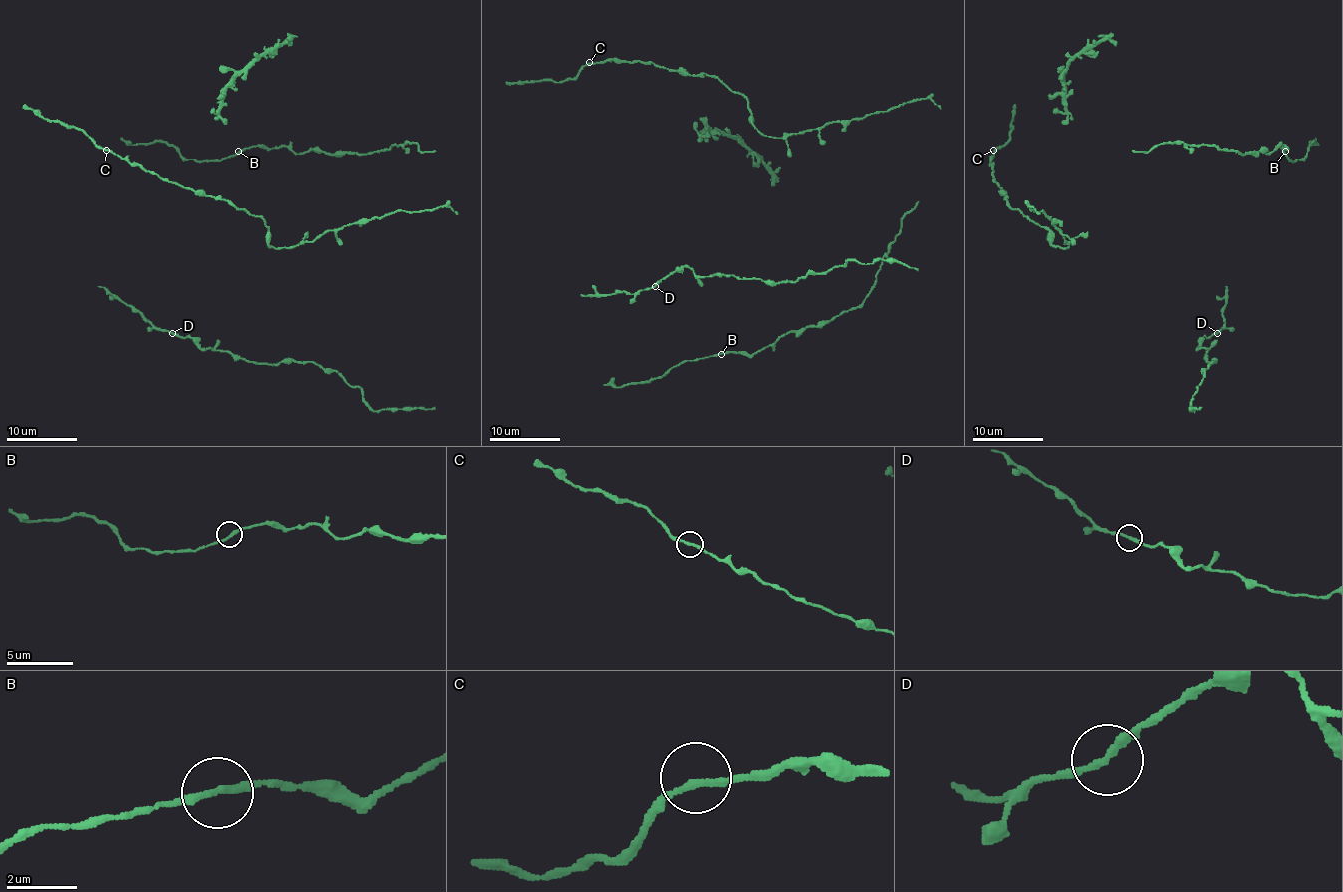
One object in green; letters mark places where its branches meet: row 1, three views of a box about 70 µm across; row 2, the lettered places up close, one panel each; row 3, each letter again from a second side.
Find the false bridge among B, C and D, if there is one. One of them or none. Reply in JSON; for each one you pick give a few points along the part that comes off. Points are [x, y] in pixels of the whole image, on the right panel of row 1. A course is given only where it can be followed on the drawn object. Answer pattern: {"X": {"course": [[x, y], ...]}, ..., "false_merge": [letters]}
{"false_merge": []}

